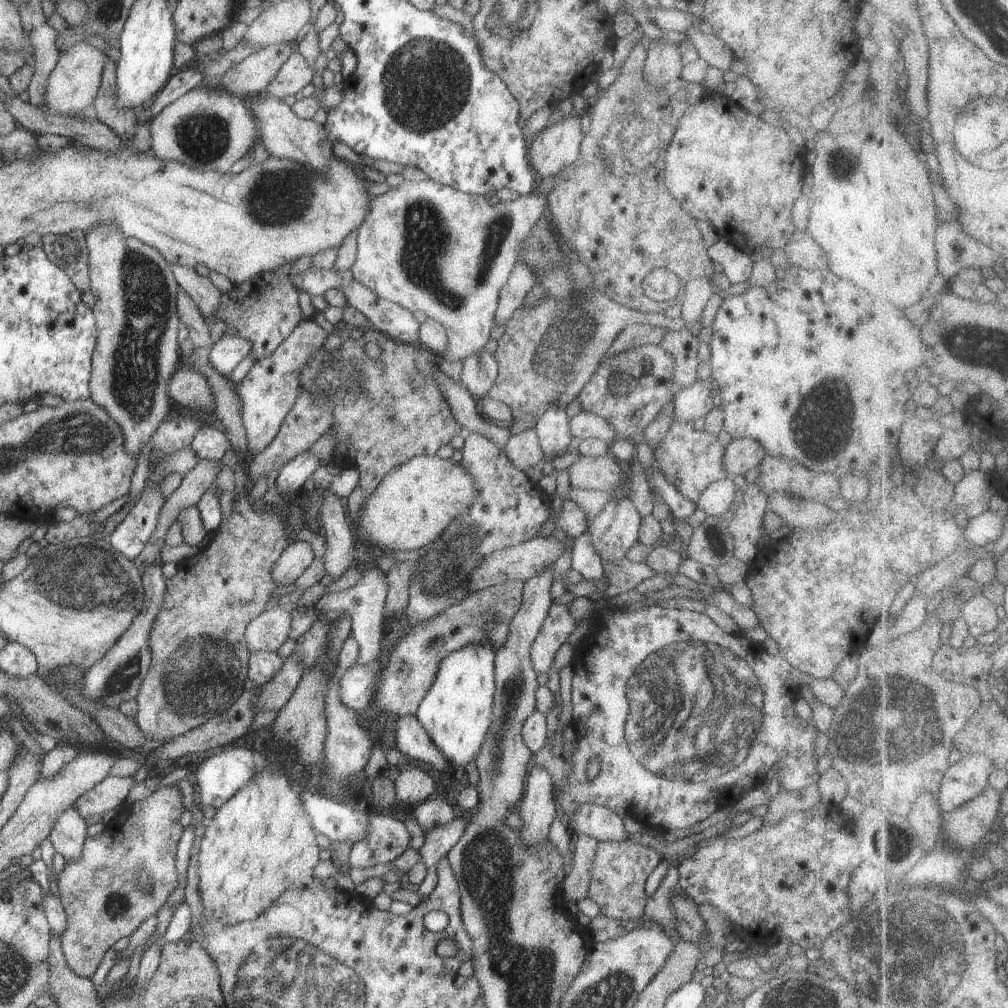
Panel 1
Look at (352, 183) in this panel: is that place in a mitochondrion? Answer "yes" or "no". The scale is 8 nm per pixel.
no

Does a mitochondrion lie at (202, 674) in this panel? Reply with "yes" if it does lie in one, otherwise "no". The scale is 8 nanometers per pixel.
yes

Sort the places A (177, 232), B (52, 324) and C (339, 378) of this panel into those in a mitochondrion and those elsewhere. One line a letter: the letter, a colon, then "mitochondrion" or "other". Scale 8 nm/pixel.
A: other
B: other
C: mitochondrion

